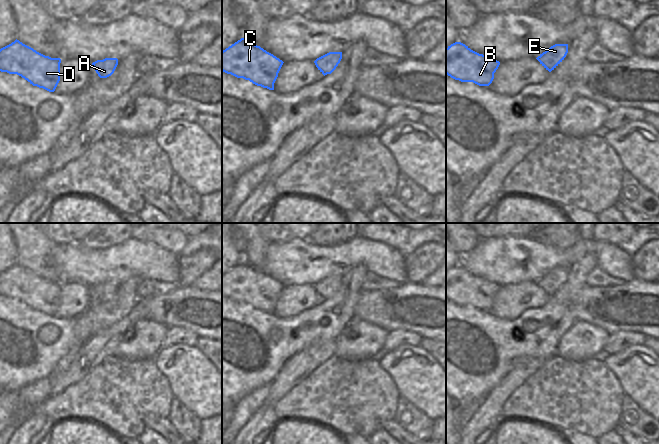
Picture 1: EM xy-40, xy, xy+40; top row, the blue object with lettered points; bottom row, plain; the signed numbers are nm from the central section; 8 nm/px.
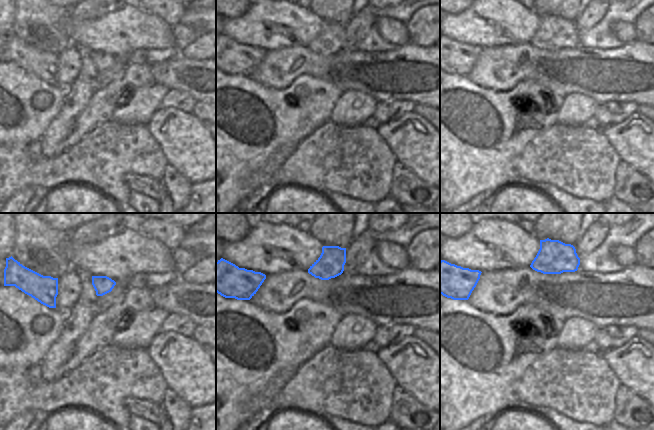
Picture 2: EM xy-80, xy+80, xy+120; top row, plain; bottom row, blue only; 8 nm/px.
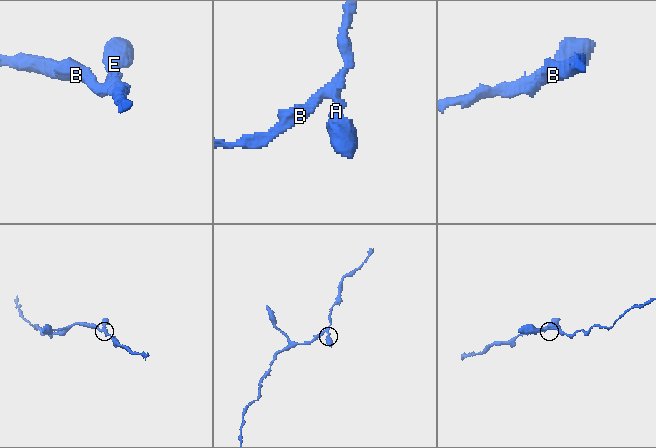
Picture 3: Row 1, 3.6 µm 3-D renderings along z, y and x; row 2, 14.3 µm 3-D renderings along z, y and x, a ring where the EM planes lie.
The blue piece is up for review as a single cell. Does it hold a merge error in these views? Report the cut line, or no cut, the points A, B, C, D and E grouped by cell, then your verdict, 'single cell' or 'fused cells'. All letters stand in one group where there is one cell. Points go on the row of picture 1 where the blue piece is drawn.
no cut; A B C D E; single cell

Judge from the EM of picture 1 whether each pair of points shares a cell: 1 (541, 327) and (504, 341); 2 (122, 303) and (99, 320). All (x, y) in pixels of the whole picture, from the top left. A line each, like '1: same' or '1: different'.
1: same
2: same

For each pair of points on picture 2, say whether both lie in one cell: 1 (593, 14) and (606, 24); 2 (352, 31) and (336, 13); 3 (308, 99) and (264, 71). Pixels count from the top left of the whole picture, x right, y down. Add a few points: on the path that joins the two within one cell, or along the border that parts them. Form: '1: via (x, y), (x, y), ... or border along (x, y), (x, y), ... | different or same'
1: border along (607, 10), (592, 27), (581, 32) | different
2: border along (354, 14), (346, 24) | different
3: border along (308, 75), (299, 75), (282, 89), (264, 85) | different

